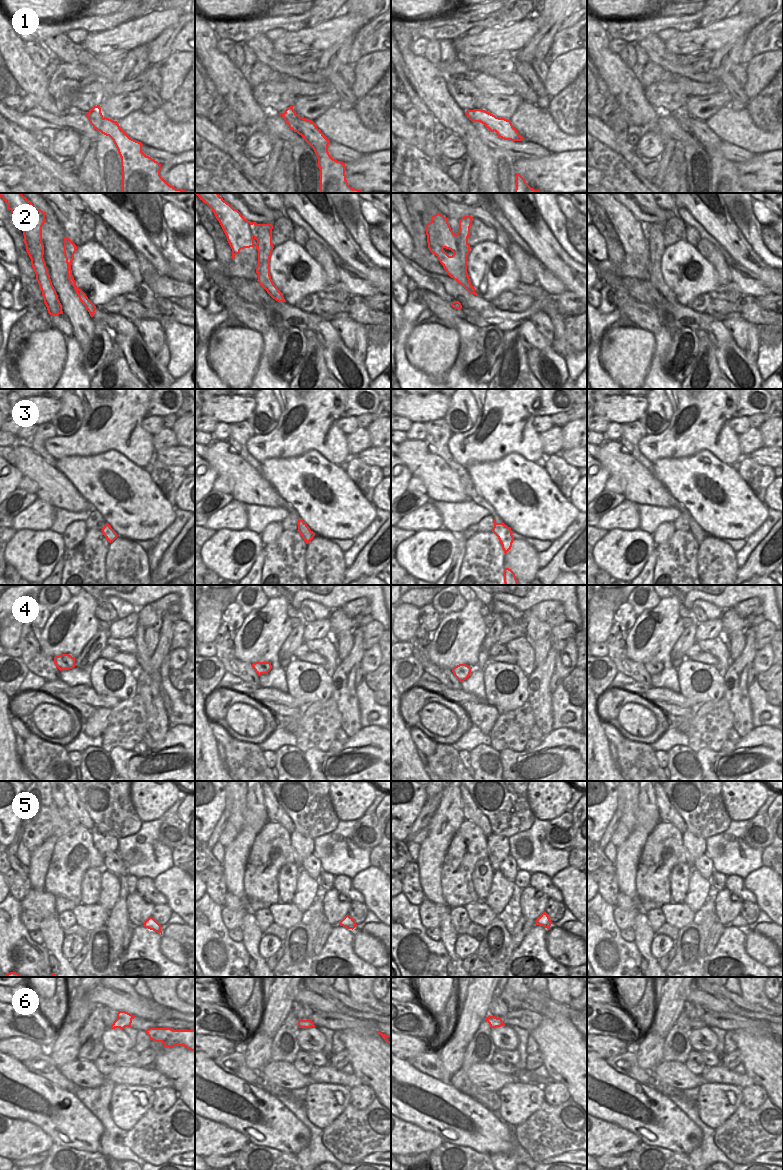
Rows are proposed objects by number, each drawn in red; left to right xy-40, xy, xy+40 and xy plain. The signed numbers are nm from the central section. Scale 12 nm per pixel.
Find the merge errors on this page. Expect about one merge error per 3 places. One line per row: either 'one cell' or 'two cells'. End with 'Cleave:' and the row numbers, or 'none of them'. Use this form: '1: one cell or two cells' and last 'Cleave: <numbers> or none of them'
1: two cells
2: two cells
3: two cells
4: one cell
5: one cell
6: one cell
Cleave: 1, 2, 3

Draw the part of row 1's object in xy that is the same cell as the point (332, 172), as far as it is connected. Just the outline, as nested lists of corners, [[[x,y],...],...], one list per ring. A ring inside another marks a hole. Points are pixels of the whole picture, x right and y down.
[[[280,113],[285,121],[292,122],[298,128],[298,134],[313,148],[320,169],[320,193],[367,193],[353,189],[348,185],[345,164],[333,159],[328,152],[330,140],[327,139],[315,123],[298,114]]]

